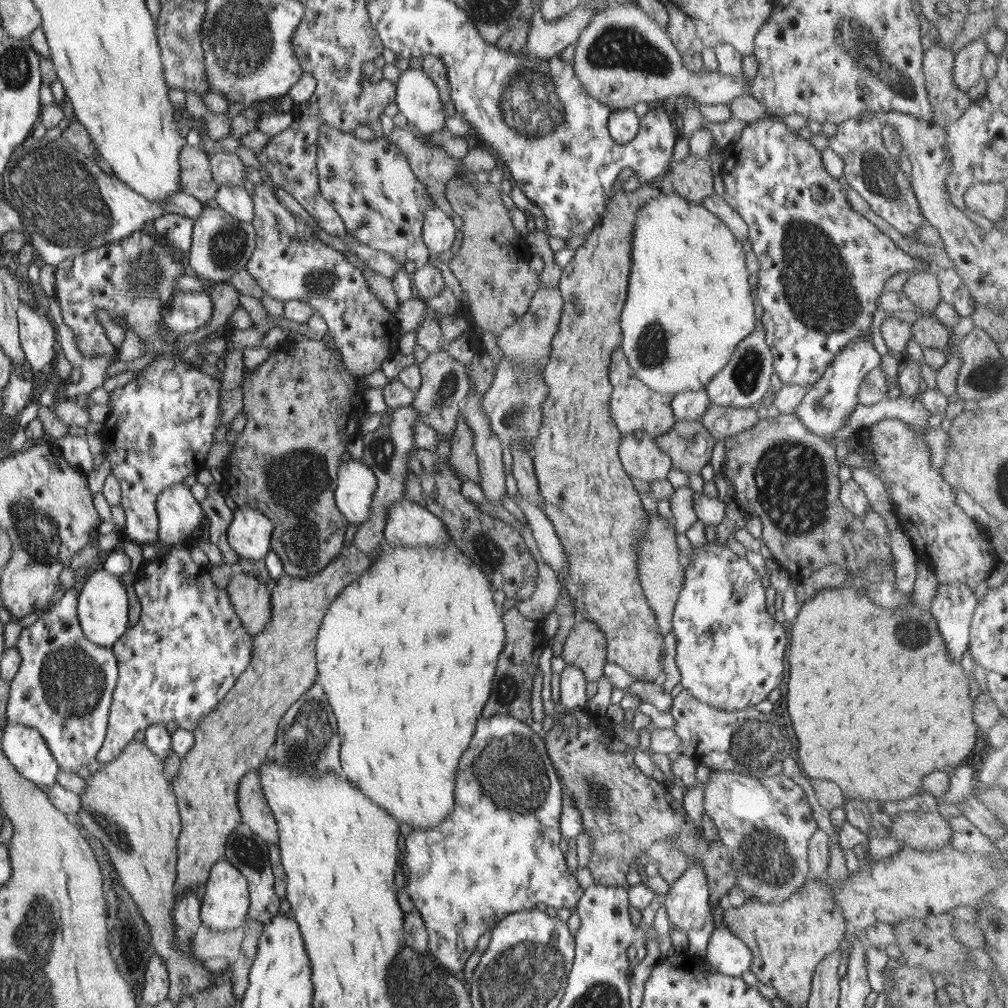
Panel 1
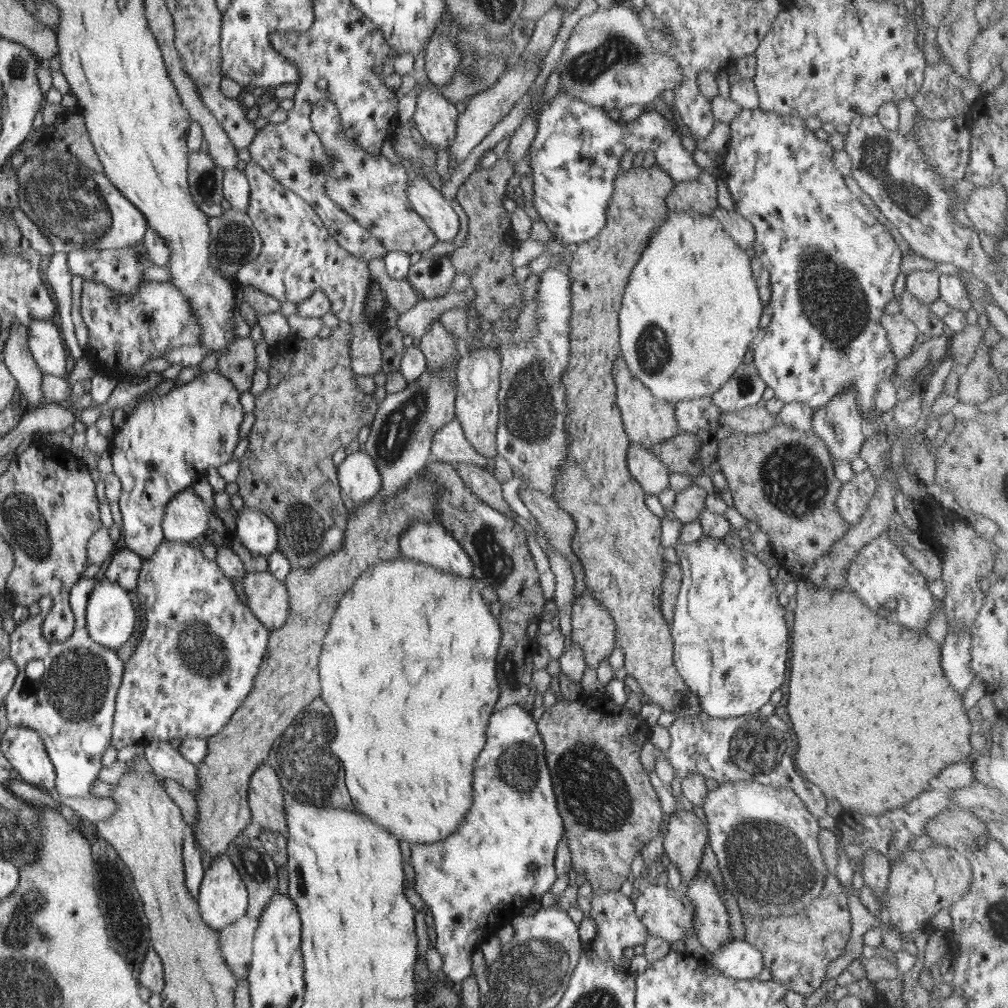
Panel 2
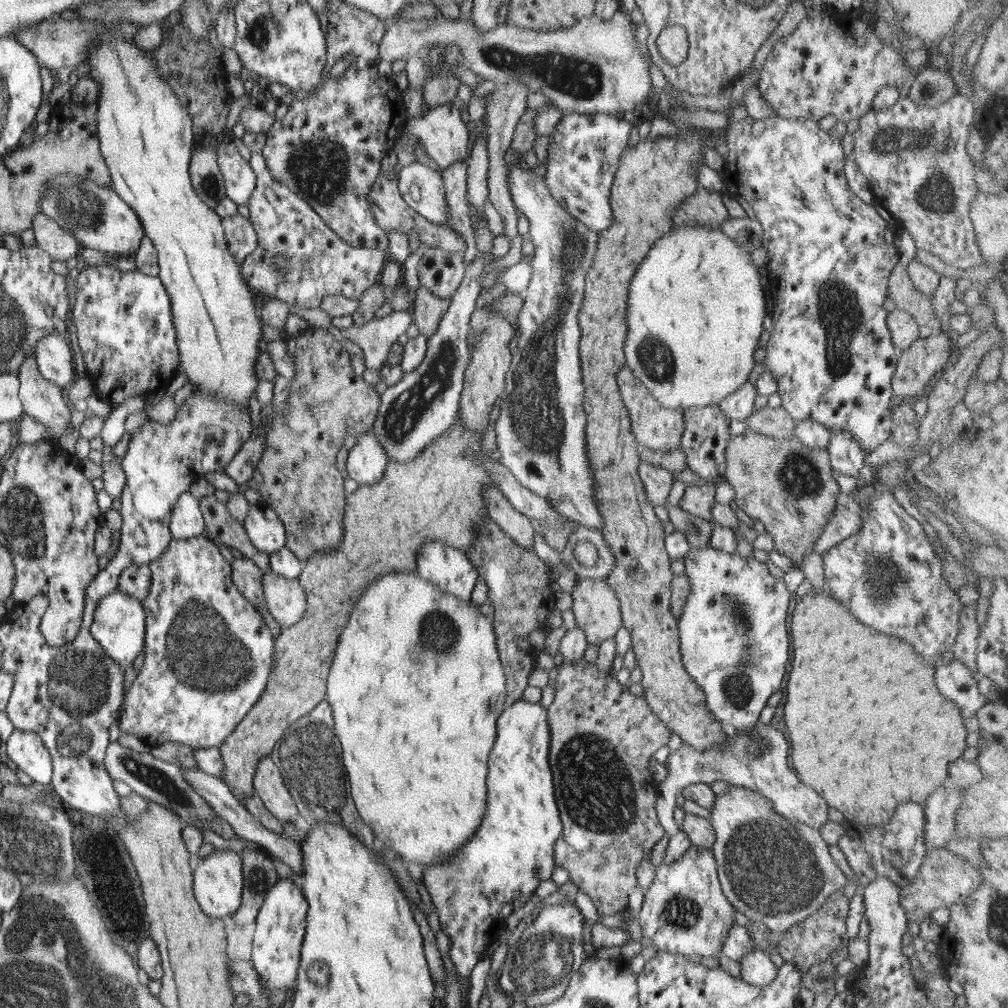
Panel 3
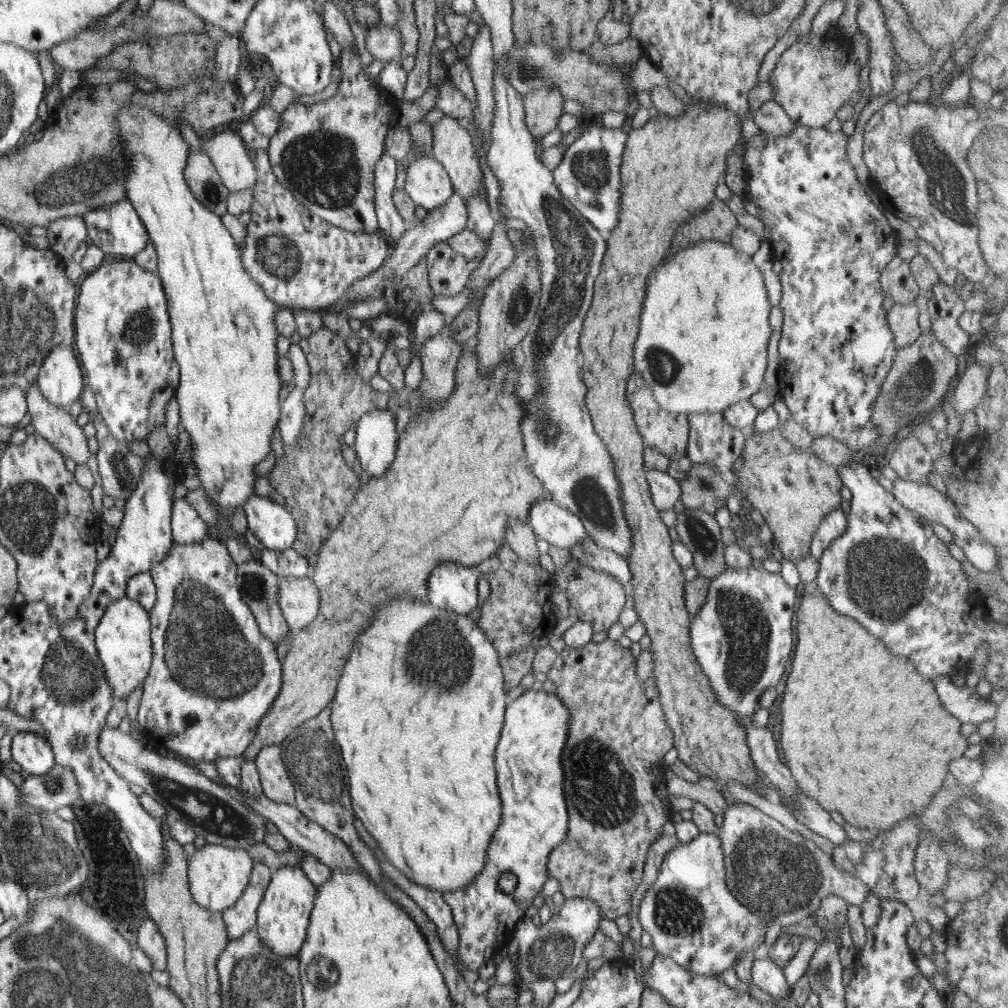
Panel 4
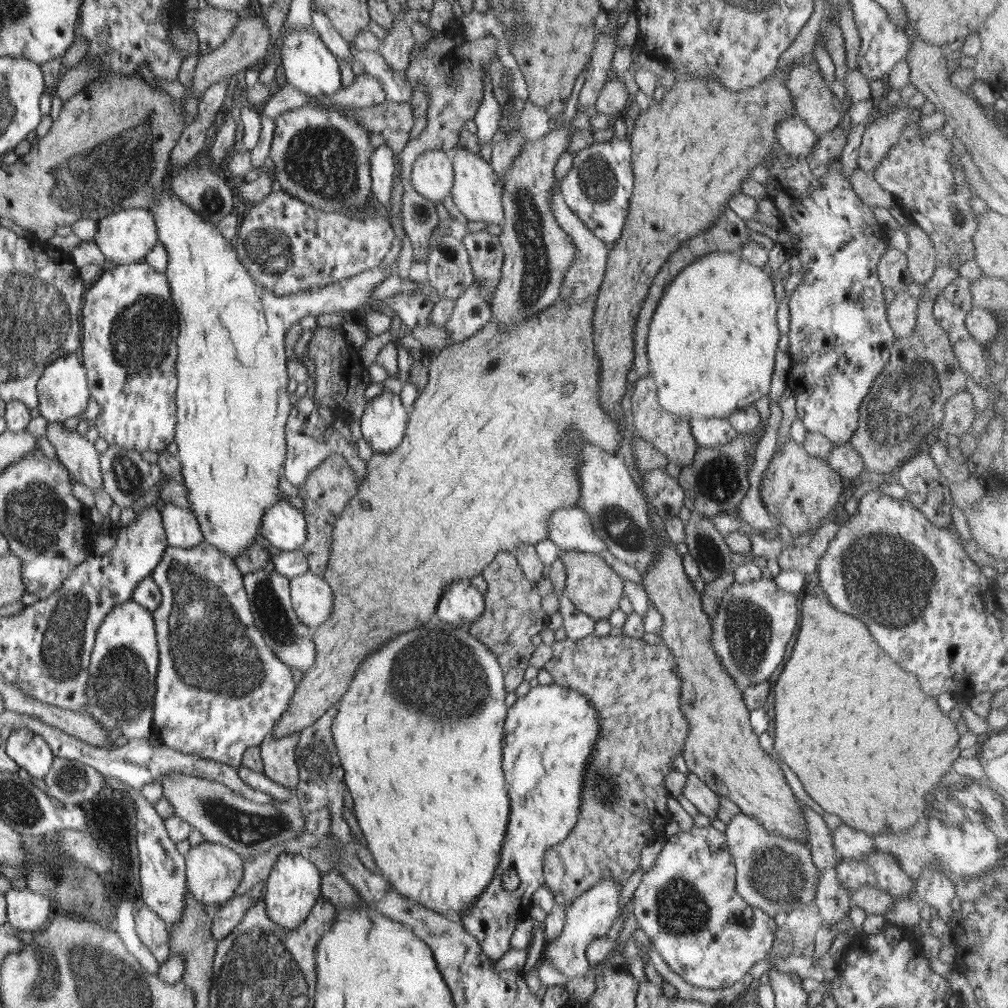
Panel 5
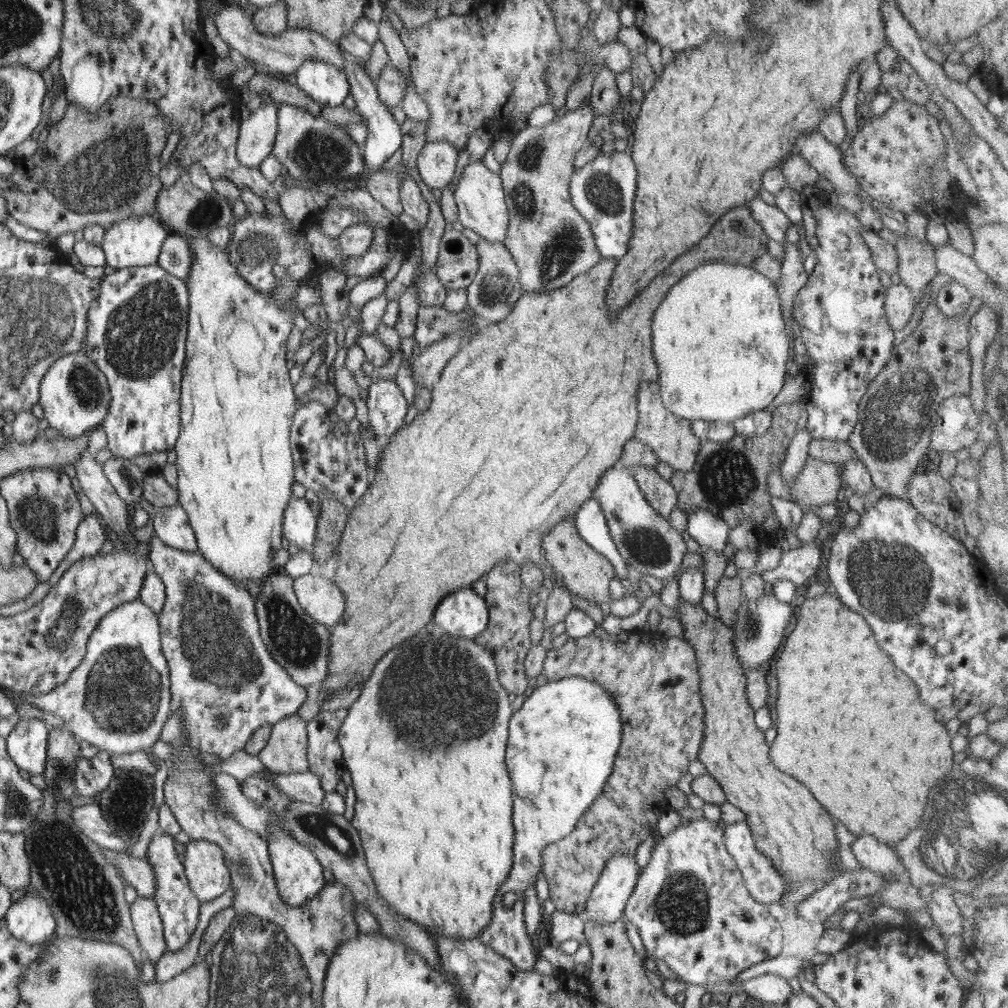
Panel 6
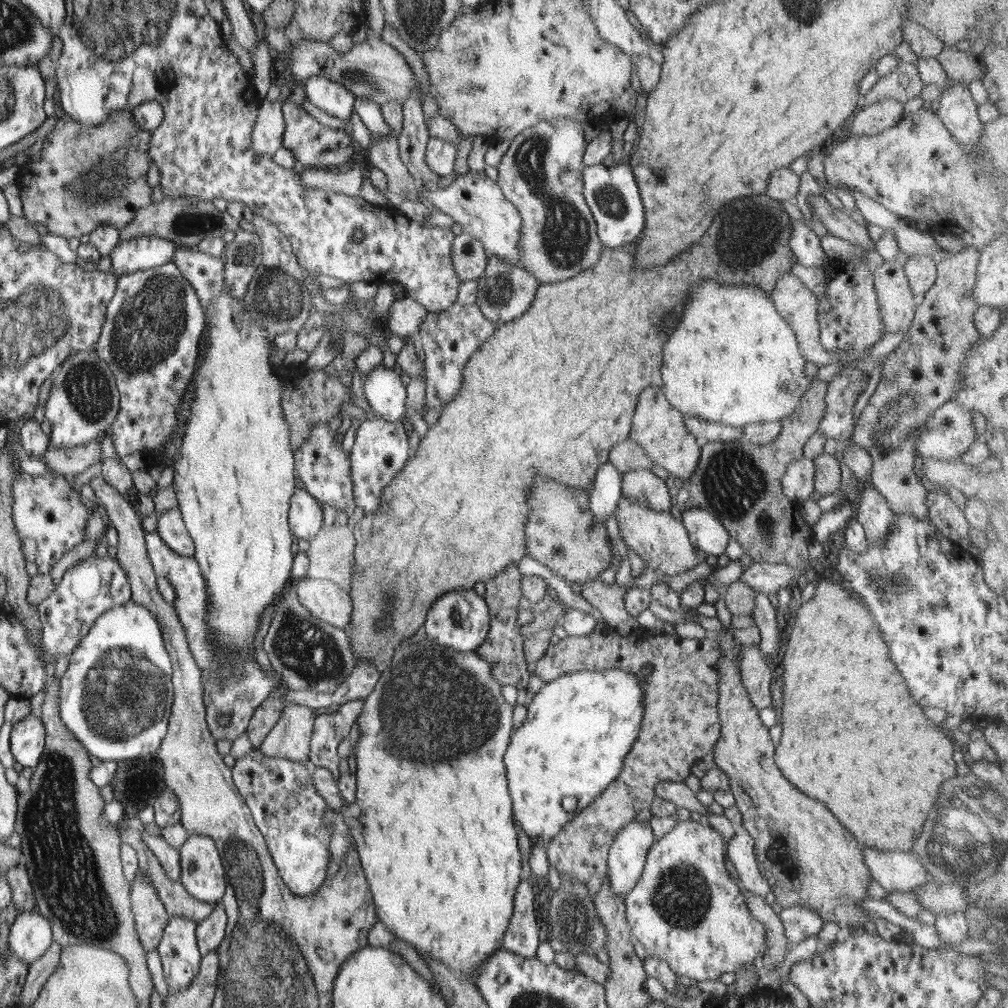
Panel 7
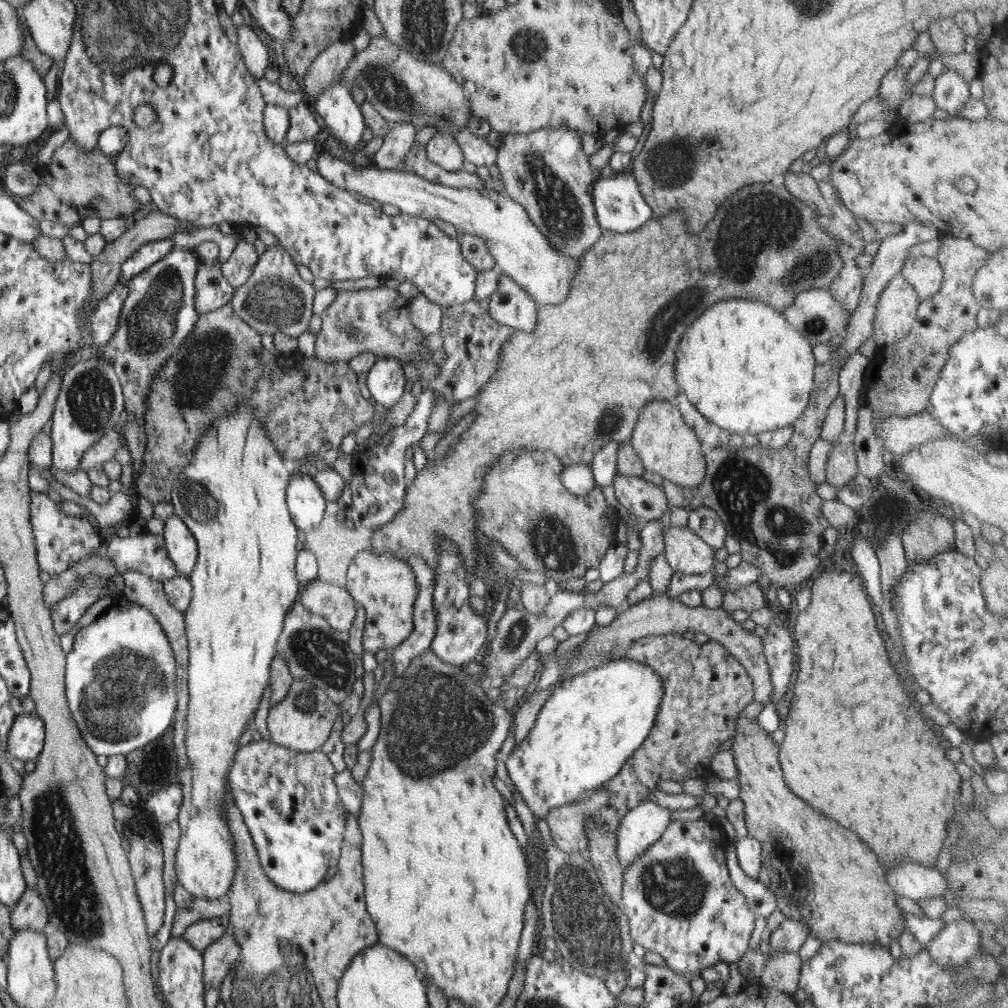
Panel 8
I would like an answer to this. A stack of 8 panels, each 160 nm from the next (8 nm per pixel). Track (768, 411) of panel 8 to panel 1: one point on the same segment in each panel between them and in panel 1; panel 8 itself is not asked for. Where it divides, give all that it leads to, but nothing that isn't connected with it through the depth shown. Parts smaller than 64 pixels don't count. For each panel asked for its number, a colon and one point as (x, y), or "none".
1: (688, 304)
2: (694, 283)
3: (696, 312)
4: (704, 329)
5: (711, 344)
6: (721, 347)
7: (732, 359)

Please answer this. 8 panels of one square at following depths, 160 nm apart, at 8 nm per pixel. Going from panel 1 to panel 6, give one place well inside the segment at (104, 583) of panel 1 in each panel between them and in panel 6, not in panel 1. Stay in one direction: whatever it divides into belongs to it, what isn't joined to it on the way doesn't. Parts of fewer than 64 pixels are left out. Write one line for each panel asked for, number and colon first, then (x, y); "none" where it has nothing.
2: (110, 615)
3: (120, 628)
4: (125, 644)
5: (123, 676)
6: (118, 699)

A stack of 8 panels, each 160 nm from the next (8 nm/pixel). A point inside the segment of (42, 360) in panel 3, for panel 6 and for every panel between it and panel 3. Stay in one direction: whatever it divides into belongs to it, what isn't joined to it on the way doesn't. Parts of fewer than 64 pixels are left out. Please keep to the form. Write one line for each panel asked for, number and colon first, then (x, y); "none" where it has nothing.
4: (60, 379)
5: (64, 391)
6: (75, 396)

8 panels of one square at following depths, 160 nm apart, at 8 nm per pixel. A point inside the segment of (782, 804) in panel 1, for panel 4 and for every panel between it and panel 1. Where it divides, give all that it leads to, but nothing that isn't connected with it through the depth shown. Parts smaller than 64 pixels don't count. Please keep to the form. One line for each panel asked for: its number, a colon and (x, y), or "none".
2: (765, 839)
3: (774, 870)
4: (780, 875)

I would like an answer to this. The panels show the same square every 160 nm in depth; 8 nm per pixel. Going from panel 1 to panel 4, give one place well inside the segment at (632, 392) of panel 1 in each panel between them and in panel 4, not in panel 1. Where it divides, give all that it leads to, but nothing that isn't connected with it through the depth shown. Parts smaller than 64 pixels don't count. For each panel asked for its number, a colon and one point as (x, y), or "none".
2: (648, 420)
3: (656, 426)
4: (666, 431)

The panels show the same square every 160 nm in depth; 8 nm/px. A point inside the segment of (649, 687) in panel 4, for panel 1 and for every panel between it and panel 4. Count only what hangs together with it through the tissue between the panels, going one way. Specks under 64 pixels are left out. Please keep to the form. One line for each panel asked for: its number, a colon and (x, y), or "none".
1: (625, 811)
2: (610, 811)
3: (602, 736)

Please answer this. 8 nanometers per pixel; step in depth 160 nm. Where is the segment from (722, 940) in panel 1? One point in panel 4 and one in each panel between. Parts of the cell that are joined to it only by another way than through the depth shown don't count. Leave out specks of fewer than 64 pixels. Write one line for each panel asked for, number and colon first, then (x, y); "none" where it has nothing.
2: (740, 960)
3: (757, 968)
4: (766, 974)

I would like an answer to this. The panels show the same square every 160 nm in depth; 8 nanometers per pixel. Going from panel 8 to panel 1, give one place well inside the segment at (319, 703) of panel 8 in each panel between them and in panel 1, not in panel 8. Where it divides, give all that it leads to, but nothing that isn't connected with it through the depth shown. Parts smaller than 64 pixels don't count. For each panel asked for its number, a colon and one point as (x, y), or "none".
1: (256, 812)
2: (266, 796)
3: (268, 784)
4: (275, 781)
5: (279, 755)
6: (285, 752)
7: (291, 738)

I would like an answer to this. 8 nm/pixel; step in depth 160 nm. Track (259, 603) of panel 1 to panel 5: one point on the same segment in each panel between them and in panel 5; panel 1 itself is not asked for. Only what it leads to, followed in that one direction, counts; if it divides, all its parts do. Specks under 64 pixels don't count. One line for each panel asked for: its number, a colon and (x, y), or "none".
2: (268, 598)
3: (286, 600)
4: (299, 598)
5: (312, 598)

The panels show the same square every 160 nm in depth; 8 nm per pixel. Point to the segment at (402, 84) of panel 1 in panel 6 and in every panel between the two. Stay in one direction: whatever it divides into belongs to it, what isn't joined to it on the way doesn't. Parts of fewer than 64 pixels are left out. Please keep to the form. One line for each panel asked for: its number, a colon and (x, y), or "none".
2: (436, 117)
3: (442, 131)
4: (452, 145)
5: (476, 196)
6: (479, 195)

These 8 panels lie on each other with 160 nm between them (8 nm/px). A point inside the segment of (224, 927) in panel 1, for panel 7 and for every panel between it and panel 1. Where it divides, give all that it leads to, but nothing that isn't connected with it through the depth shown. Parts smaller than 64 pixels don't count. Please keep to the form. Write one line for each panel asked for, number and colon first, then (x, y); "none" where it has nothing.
2: (223, 897)
3: (218, 878)
4: (217, 875)
5: (214, 871)
6: (207, 873)
7: (202, 872)

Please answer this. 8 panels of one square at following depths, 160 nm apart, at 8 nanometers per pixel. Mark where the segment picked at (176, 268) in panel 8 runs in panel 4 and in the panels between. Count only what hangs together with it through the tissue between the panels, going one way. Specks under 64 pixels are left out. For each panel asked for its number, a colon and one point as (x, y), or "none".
4: (124, 335)
5: (132, 327)
6: (138, 330)
7: (151, 341)

